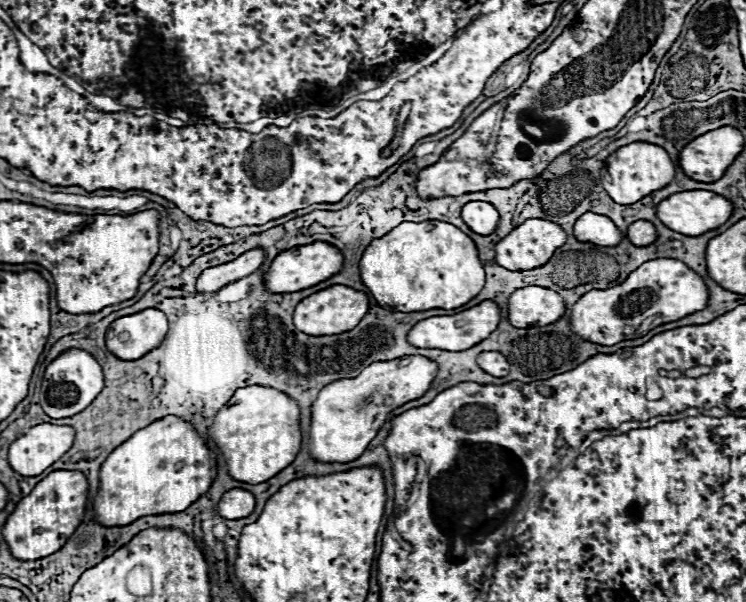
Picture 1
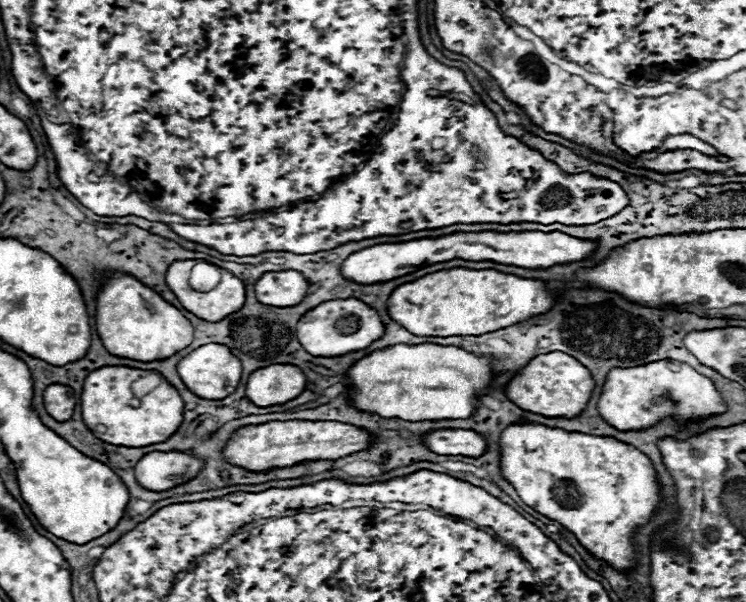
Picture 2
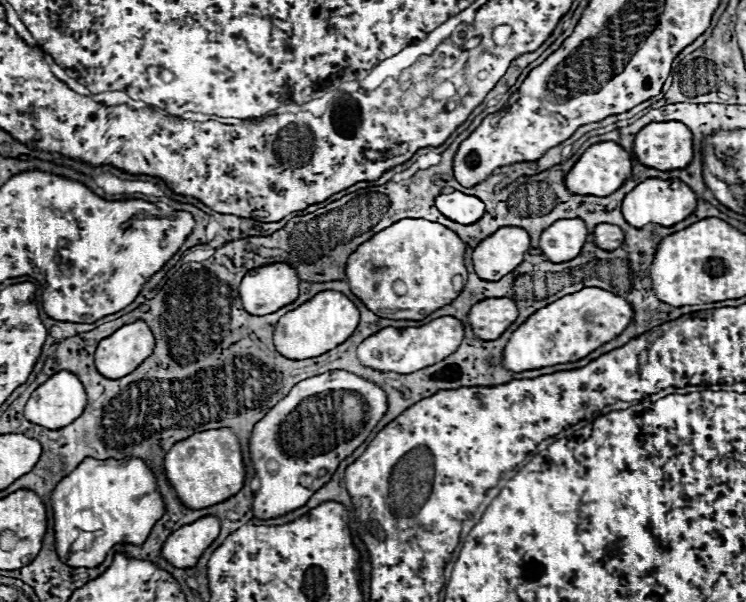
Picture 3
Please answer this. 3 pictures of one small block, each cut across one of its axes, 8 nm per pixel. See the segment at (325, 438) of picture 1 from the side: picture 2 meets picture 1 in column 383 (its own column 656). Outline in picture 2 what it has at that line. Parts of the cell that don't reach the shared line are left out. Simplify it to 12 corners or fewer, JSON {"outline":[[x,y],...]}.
{"outline":[[676,360],[610,370],[598,412],[628,432],[720,416],[712,380]]}

